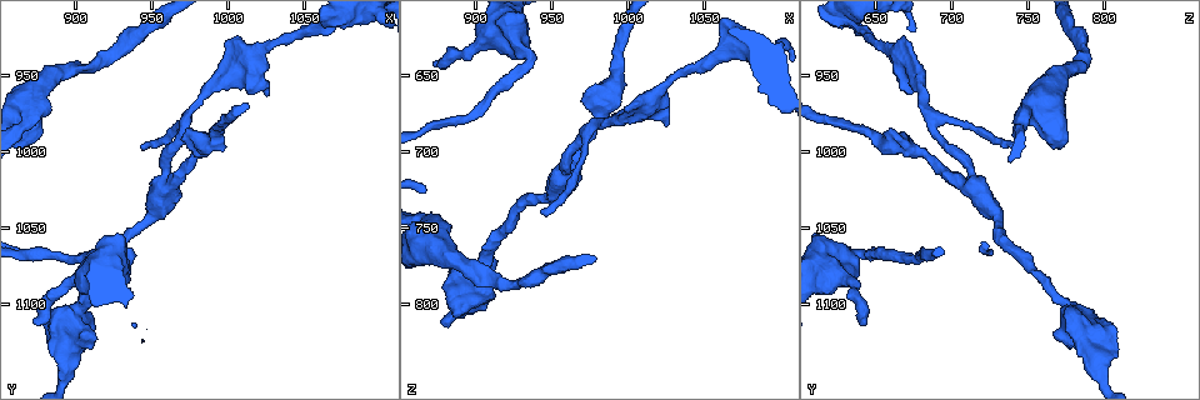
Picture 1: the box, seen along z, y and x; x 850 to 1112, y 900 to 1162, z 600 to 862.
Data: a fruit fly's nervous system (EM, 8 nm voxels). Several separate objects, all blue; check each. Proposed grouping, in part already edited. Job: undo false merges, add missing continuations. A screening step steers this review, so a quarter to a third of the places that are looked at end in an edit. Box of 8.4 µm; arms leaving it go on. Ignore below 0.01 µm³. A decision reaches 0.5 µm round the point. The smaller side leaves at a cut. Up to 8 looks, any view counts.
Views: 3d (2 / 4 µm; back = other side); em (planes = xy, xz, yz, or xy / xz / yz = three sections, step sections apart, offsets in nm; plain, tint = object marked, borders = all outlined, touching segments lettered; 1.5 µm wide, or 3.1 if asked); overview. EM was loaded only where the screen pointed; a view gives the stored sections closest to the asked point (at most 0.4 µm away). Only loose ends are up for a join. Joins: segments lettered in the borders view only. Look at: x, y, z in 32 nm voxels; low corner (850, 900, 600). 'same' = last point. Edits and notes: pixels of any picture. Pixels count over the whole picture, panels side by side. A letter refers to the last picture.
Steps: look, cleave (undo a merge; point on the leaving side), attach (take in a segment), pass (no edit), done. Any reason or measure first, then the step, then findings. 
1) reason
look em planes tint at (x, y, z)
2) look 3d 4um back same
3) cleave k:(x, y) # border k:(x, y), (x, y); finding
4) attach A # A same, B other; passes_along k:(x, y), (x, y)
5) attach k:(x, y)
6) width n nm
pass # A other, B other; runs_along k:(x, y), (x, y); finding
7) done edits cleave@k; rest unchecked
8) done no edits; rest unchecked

look em planes borders at (872, 1110, 644)

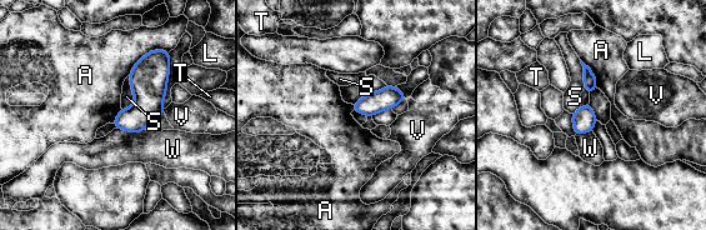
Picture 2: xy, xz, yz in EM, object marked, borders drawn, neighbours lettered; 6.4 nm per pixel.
width 140 nm
pass # A other, L other, S other, T other, V other, W other; none of them fits

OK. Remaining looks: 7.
arms part here
look em yz step 8 tint at (960, 1020, 712)

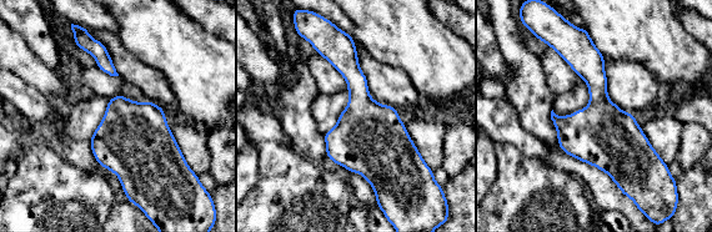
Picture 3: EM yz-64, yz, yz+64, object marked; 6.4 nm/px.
cut it another way
look em planes borders same

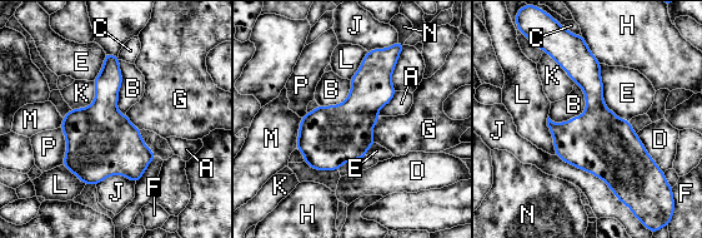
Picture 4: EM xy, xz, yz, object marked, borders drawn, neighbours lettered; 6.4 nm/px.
width 380 nm
pass # A other, B other, C other, D other, E other, F other, G other, H other, J other, K other, L other, M other, N other, P other; continuous, no second neuron

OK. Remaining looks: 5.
abrupt turn
look em planes borders at (932, 1070, 636)

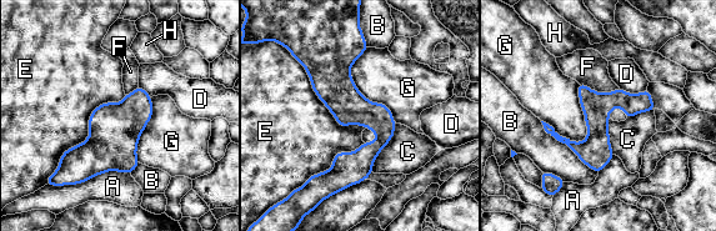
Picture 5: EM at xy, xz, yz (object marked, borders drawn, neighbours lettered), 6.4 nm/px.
pass # A other, B other, C other, D other, E other, F other, G other, H other; runs_along 5:(358, 44), (343, 91), (380, 141), (335, 189); all the same neuron

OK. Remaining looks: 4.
done no edits; rest unchecked

